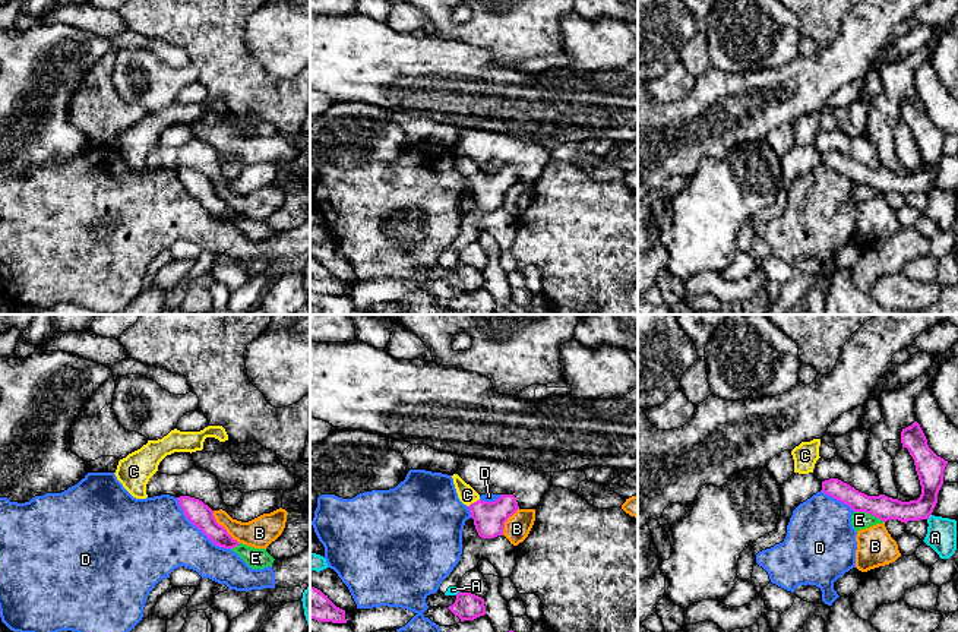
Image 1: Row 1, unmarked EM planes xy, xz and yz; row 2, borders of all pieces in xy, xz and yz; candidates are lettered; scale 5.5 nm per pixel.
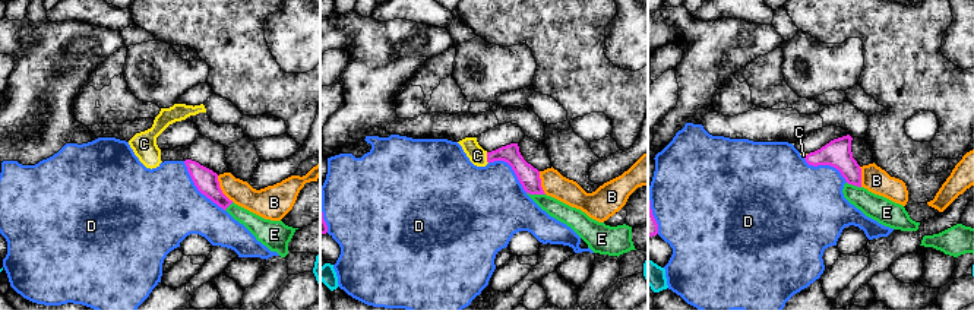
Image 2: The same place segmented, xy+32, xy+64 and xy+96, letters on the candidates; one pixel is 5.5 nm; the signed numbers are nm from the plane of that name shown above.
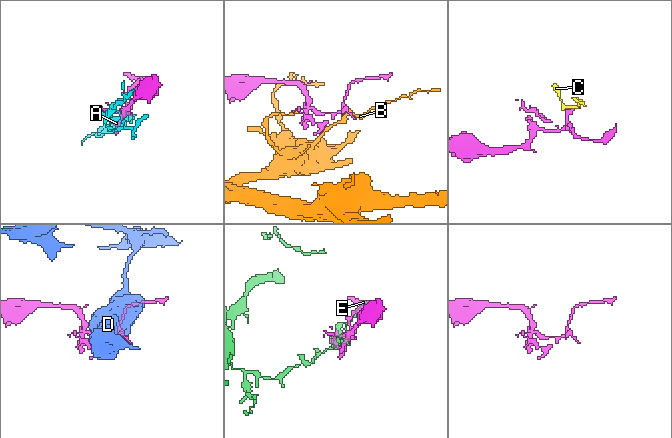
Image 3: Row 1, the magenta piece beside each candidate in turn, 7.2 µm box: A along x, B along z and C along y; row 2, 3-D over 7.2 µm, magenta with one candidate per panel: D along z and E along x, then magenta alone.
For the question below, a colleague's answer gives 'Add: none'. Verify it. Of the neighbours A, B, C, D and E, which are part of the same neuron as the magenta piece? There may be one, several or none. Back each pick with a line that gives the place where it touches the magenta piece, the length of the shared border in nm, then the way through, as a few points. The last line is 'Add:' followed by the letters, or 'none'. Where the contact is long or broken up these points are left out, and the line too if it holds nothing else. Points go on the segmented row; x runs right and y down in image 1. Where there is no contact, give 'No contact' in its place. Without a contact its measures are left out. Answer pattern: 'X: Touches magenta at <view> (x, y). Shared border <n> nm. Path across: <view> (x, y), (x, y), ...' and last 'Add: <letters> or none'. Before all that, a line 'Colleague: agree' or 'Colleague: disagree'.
Colleague: disagree
C: Touches magenta at xz (474, 502). Shared border 80 nm. Path across: xz (489, 518), (474, 502), (467, 495)
Add: C

